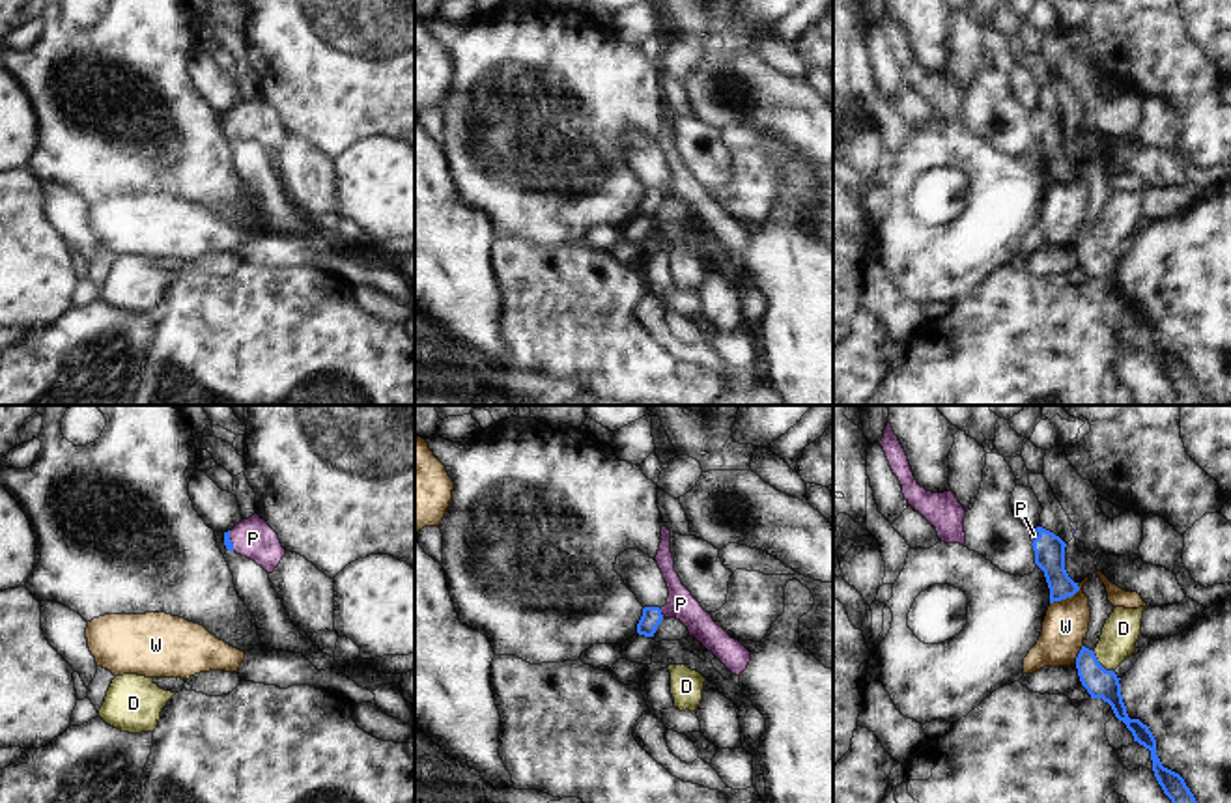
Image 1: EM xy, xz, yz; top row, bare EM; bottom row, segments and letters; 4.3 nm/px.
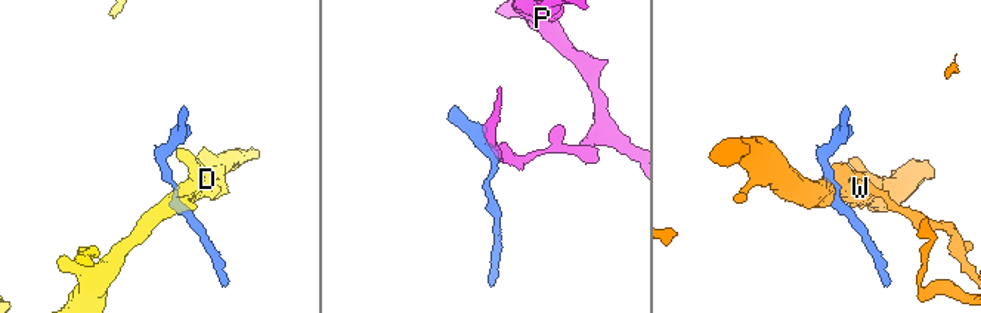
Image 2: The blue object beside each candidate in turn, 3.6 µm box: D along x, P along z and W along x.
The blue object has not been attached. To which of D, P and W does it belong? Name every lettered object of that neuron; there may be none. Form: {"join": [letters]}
{"join": ["P"]}

